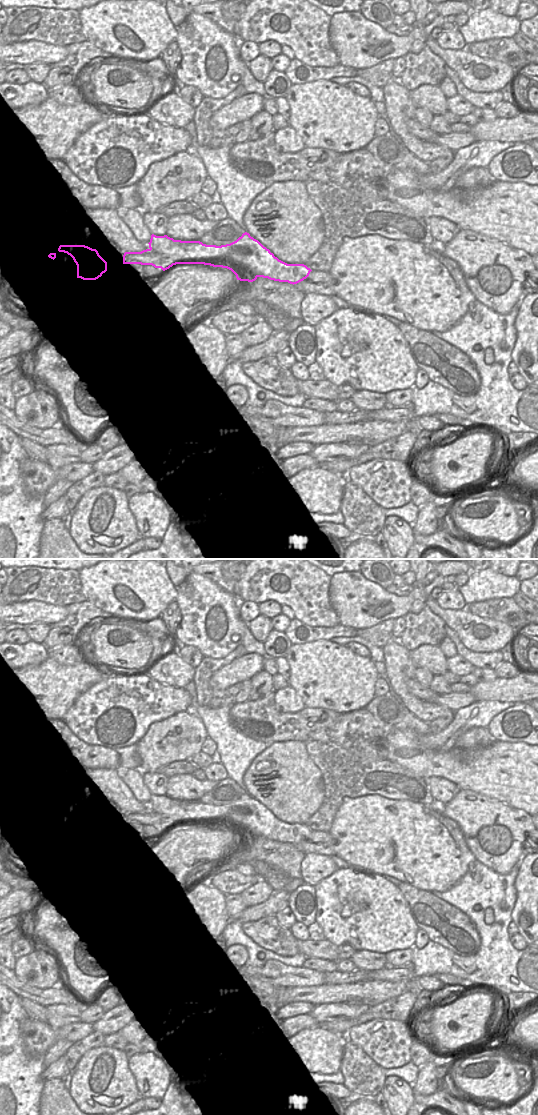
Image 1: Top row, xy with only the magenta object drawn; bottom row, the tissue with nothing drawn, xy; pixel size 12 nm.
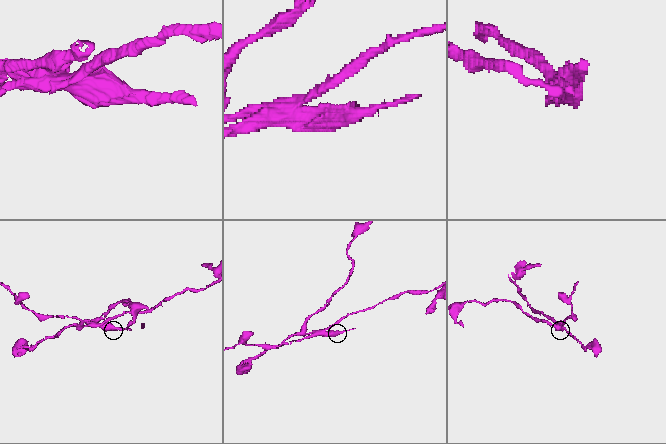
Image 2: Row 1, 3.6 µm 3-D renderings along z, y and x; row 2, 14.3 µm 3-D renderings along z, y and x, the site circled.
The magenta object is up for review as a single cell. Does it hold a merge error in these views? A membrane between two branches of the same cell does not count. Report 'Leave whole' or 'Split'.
Split

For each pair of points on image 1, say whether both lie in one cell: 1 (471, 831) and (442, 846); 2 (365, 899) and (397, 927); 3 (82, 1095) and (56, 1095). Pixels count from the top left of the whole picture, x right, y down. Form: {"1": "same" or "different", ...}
{"1": "different", "2": "same", "3": "different"}

